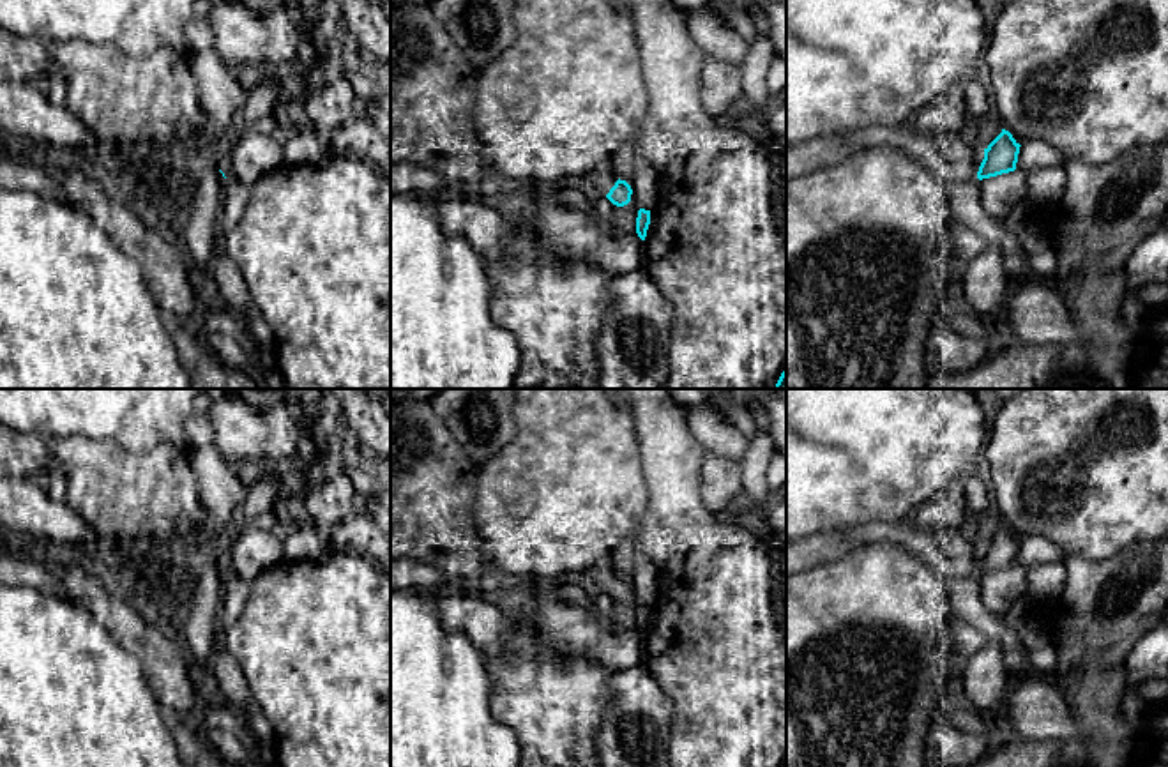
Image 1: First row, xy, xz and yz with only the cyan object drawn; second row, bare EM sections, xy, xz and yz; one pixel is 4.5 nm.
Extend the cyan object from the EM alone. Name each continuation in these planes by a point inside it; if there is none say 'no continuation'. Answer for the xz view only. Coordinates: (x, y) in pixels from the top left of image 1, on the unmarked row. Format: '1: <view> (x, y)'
1: xz (608, 575)

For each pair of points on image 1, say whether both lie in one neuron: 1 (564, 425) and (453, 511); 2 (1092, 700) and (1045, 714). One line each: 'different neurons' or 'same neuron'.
1: different neurons
2: different neurons

